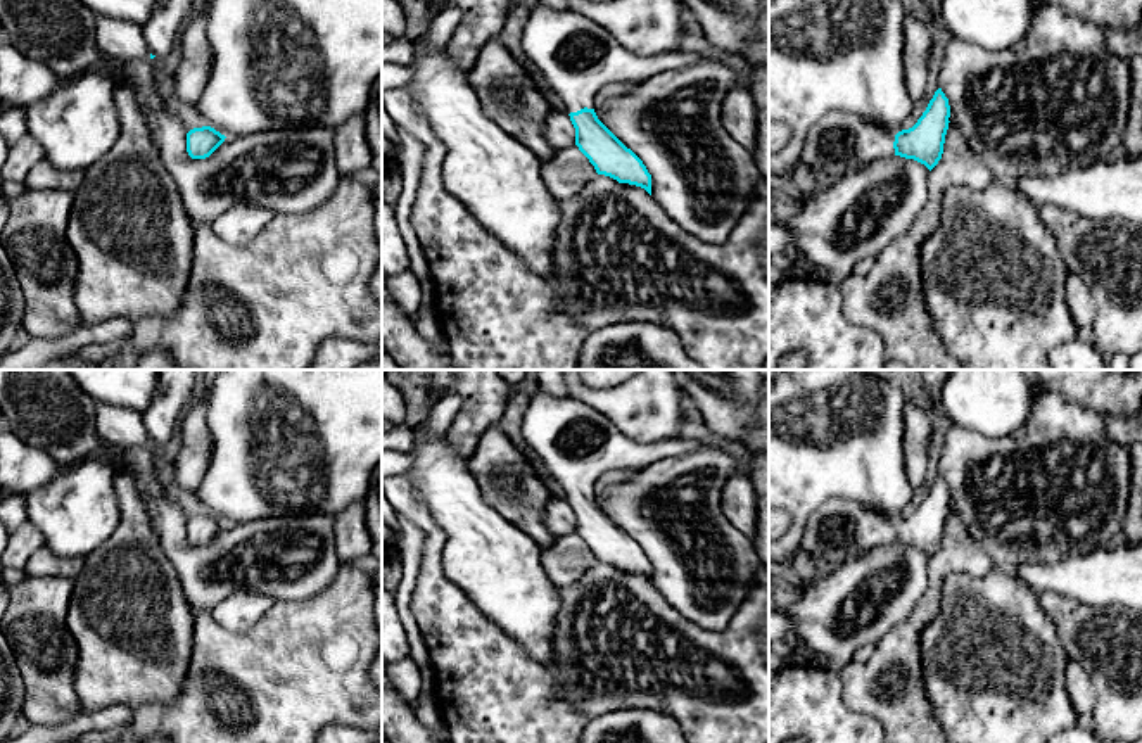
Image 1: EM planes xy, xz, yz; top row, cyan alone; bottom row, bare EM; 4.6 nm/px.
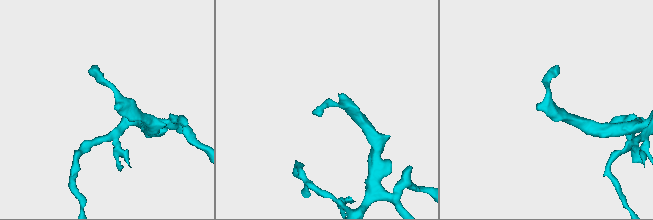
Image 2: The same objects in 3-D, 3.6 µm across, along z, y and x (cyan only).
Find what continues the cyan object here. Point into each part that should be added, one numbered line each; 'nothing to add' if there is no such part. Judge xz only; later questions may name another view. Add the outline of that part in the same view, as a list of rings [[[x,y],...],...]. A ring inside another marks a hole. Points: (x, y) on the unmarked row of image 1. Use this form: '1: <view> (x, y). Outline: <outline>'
1: xz (576, 443). Outline: [[[541,387],[527,404],[522,434],[549,477],[563,487],[567,501],[594,496],[596,480],[608,470],[636,472],[703,446],[682,437],[658,444],[636,442],[593,406],[555,397]]]

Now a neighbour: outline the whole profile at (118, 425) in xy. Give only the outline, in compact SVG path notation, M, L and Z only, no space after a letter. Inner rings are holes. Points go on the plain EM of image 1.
M95 403L95 429L109 446L150 446L142 413L131 408Z

